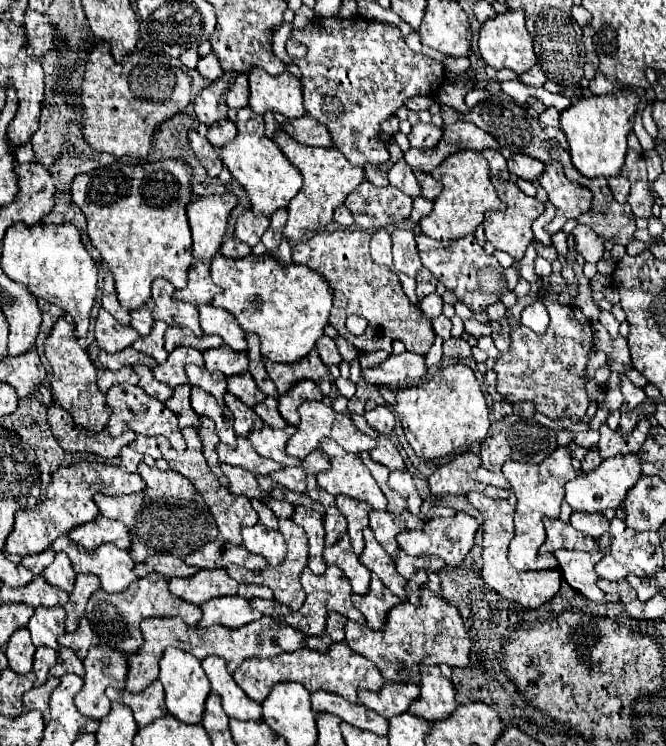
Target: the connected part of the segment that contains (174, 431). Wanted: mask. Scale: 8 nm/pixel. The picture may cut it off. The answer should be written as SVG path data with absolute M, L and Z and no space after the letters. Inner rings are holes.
M132 384L112 386L112 388L106 392L106 402L108 402L108 406L112 408L112 414L110 414L110 420L108 420L108 432L110 432L112 436L120 436L120 434L128 428L128 430L132 430L132 432L136 432L136 434L142 434L142 436L166 436L176 452L186 450L186 442L184 442L184 438L182 438L182 434L180 434L176 414L170 412L170 410L168 410L162 402L158 402L156 398L148 396L142 388L132 386Z

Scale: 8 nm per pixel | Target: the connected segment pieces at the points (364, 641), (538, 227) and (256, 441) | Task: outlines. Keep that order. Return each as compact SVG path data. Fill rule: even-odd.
M422 586L420 590L420 604L398 604L386 614L384 630L370 630L354 620L346 620L344 626L346 642L358 654L370 658L386 680L394 682L414 682L410 676L412 668L420 664L448 664L448 666L468 666L468 652L470 652L470 638L464 630L462 618L458 608L448 604L444 598L438 598L430 588ZM404 664L408 668L404 668ZM410 676L410 678L408 678Z
M546 202L544 206L546 206L546 210L544 210L542 216L538 216L538 218L534 220L532 232L534 232L534 238L536 238L540 244L550 246L550 244L554 244L554 242L552 242L552 236L544 230L544 226L546 226L554 216L556 216L556 210L554 210L554 204L552 204L552 202Z
M264 426L262 430L252 430L248 440L260 456L270 458L270 460L274 460L278 464L284 464L284 466L300 466L298 458L290 458L284 452L284 446L286 446L288 438L294 434L294 430L296 430L294 426L286 426L282 430Z

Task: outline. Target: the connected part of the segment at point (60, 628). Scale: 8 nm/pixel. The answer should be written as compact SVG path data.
M62 606L36 608L28 624L34 646L48 646L58 650L60 646L56 640L60 634L64 634L64 618L66 618L66 612Z

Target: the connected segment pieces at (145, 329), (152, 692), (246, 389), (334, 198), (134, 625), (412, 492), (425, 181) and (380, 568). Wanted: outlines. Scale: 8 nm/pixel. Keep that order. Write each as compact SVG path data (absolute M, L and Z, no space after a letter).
M150 298L142 308L138 310L132 310L132 320L130 320L130 326L134 330L138 330L140 336L146 336L150 330L152 330L152 324L154 324L154 318L152 318L152 310L154 310L154 300Z
M154 680L146 690L138 694L128 690L114 690L114 688L108 688L106 694L112 702L122 702L130 706L130 710L134 712L134 720L140 728L168 712L164 706L164 690L158 680Z
M250 372L234 376L234 378L226 378L228 382L228 392L232 392L234 396L238 396L242 402L246 402L246 406L254 406L258 402L262 402L266 396L258 390L254 378Z
M278 130L274 136L280 150L286 154L286 158L302 172L304 184L300 192L290 200L288 204L288 222L284 228L284 236L288 240L300 240L304 234L324 228L332 222L332 214L338 206L344 204L346 196L358 188L360 182L364 182L366 172L360 166L352 166L342 152L336 148L322 148L322 146L306 146L300 142L294 142L286 130Z
M152 572L145 578L139 578L124 592L118 592L118 594L108 594L104 590L94 592L90 596L84 616L90 620L92 630L102 642L114 644L122 652L130 652L130 650L136 652L142 646L142 634L138 628L140 620L150 616L180 616L188 626L196 626L202 616L202 610L200 606L194 606L178 596L172 596L168 590L168 580L162 574Z
M392 470L390 472L390 478L388 478L388 484L392 490L396 490L406 502L408 502L408 510L416 516L422 516L420 514L420 506L422 506L422 498L414 486L414 480L412 480L412 474L408 470Z
M418 172L418 174L414 174L414 176L416 176L416 178L418 178L418 182L420 182L422 196L426 196L428 200L434 200L434 198L440 194L442 184L440 184L440 182L436 182L430 174L426 174L426 172Z
M368 526L364 530L364 540L366 540L366 548L360 554L360 562L368 570L372 570L384 582L384 586L388 586L396 596L406 600L406 592L404 592L406 580L400 574L396 574L394 560L390 558L390 554L386 554L386 550L382 550L382 544L376 542L374 532Z

